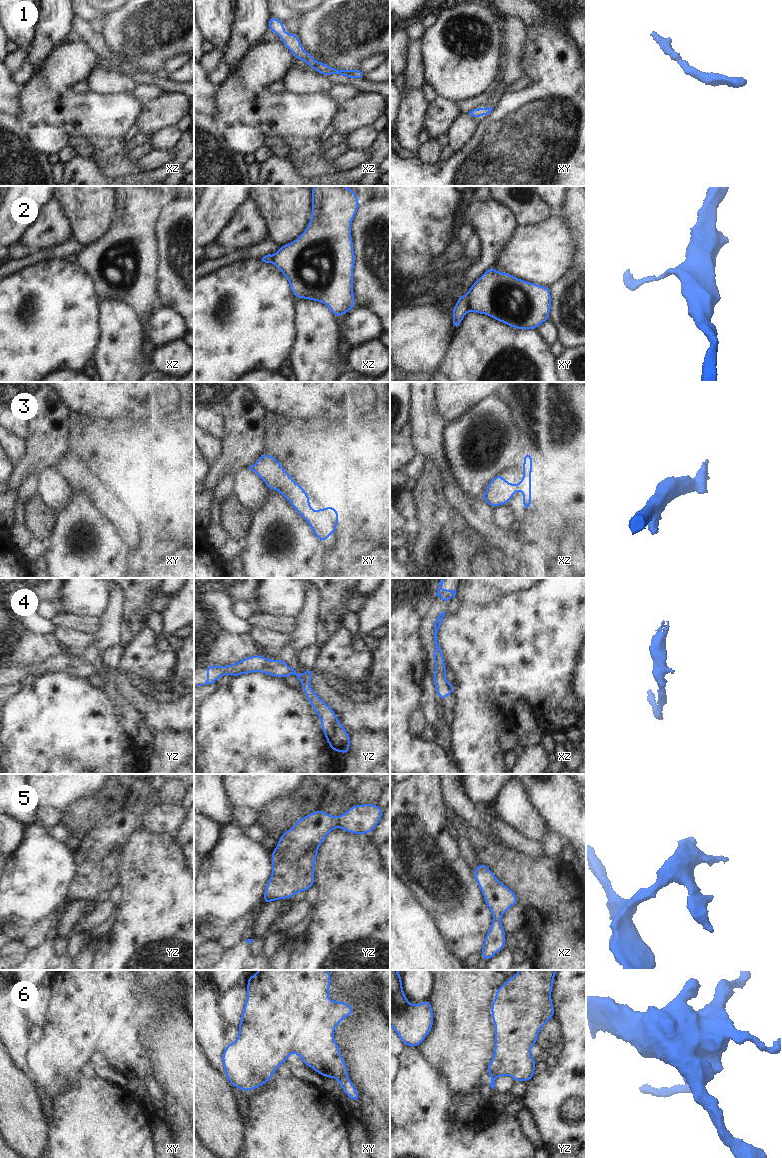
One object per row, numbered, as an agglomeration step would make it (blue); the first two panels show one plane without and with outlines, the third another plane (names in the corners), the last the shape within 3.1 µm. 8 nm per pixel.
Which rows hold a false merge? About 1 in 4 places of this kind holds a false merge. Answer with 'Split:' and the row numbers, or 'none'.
Split: 2, 4, 6

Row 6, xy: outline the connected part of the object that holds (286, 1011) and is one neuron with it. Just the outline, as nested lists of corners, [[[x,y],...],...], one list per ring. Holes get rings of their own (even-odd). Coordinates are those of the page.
[[[257,970],[257,975],[255,977],[252,973],[248,976],[245,1006],[242,1011],[241,1021],[237,1027],[239,1030],[238,1037],[234,1043],[227,1043],[226,1048],[221,1056],[225,1076],[232,1087],[234,1086],[241,1091],[249,1092],[250,1090],[262,1086],[271,1080],[272,1075],[277,1072],[277,1068],[281,1064],[286,1063],[287,1058],[292,1053],[296,1053],[301,1058],[304,1065],[309,1066],[321,1076],[330,1077],[332,1079],[339,1079],[342,1076],[347,1076],[348,1067],[341,1056],[340,1048],[334,1038],[334,1029],[346,1016],[352,1016],[354,1014],[354,1010],[352,1009],[352,1005],[349,1003],[345,1003],[343,1001],[330,1001],[328,993],[330,987],[331,974],[328,972],[328,970]]]

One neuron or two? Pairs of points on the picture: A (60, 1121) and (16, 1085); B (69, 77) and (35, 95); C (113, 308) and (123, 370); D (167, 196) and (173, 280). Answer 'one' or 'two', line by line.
A: two
B: one
C: one
D: two

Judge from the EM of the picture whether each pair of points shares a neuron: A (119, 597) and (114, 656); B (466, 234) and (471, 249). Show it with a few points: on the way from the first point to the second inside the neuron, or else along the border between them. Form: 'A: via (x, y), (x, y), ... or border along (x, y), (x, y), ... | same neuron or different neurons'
A: border along (119, 643), (103, 654), (103, 661), (110, 668) | different neurons
B: via (467, 238), (471, 245) | same neuron

